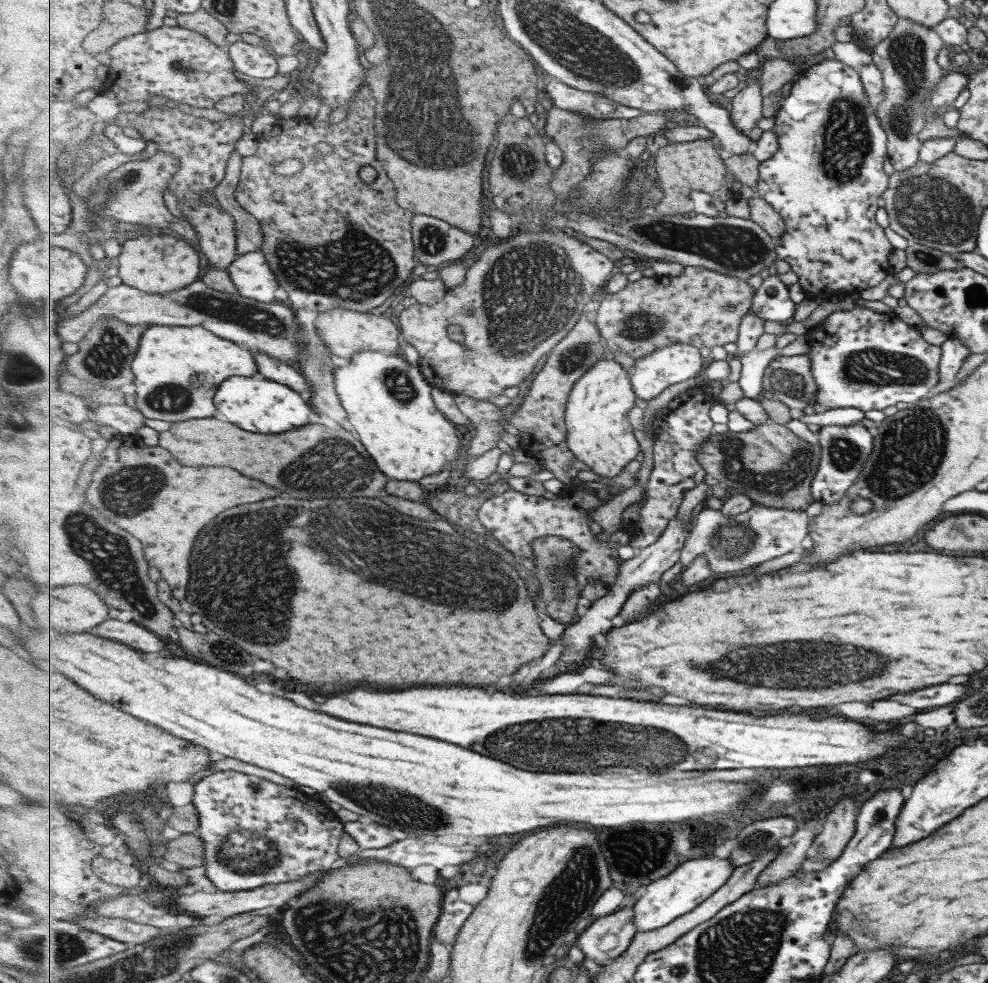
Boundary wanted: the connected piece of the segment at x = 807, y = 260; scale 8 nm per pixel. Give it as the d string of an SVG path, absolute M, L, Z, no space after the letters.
M818 60L805 67L792 84L792 89L788 97L784 98L781 108L775 115L776 122L773 127L775 134L779 139L779 150L773 156L773 159L766 160L760 164L760 179L755 187L756 195L766 200L771 207L777 212L783 214L786 222L786 233L778 239L779 259L788 262L792 266L792 270L799 275L801 286L806 290L807 298L819 298L826 300L829 296L837 296L846 294L848 296L858 297L862 290L877 286L881 280L891 278L894 273L892 266L889 264L888 256L892 251L891 243L885 238L884 229L877 223L873 215L877 210L876 198L882 195L887 188L888 176L883 171L883 162L886 156L886 140L887 136L883 132L883 128L879 126L873 109L875 102L870 102L866 96L866 90L862 86L861 76L857 70L845 66L841 62L835 60Z

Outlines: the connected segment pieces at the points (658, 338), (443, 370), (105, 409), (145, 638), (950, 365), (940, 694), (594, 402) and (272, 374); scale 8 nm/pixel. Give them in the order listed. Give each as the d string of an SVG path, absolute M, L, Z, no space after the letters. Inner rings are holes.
M686 266L681 276L669 277L654 275L628 282L617 293L603 294L597 301L596 322L611 352L625 352L634 360L640 359L657 349L663 349L677 341L711 350L715 346L738 342L743 317L751 312L755 288L745 279L723 274L700 266Z
M553 228L543 233L519 233L515 237L501 240L500 242L501 244L487 247L484 249L485 252L482 252L479 257L475 258L473 265L468 268L465 282L455 287L449 287L447 295L445 295L443 300L435 304L421 304L417 302L417 304L411 305L401 314L399 322L402 339L404 342L409 342L412 346L415 346L419 354L418 364L420 370L426 375L426 379L431 385L439 387L441 390L452 393L453 395L469 396L480 402L493 401L495 398L503 396L505 388L509 388L509 386L521 386L524 380L529 378L529 374L535 372L535 366L541 362L541 358L545 354L549 354L568 335L565 332L571 332L574 326L578 325L577 316L583 316L587 304L591 302L591 296L597 292L597 288L601 288L609 280L609 276L614 274L615 267L618 263L617 261L609 260L605 254L599 253L593 246L589 246L587 242L583 242L583 240L579 240L579 238L569 235L569 233L557 231ZM449 326L460 326L465 338L463 343L449 338Z
M100 404L91 414L90 423L93 421L95 424L103 425L106 427L113 428L119 434L135 434L139 428L145 426L146 417L143 415L141 410L136 407L131 408L127 404L115 404L115 405L103 405Z
M107 619L107 622L103 622L103 626L99 625L97 628L99 630L92 629L90 632L105 636L105 638L119 640L119 642L143 652L159 652L159 650L165 649L167 643L161 636L147 627L135 624L135 620L122 622L117 619Z
M959 338L946 339L939 345L939 348L940 357L937 365L939 379L923 399L929 400L929 398L936 396L938 393L945 392L955 386L958 383L955 374L961 367L963 359L971 353L965 344L961 344Z
M937 684L937 686L927 686L923 690L913 690L909 693L895 693L885 697L885 700L897 702L911 708L937 708L945 706L953 700L961 700L965 694L965 686L955 686L955 684Z
M601 359L575 383L566 411L567 442L578 459L595 474L608 478L617 476L629 462L640 456L641 448L629 418L631 408L636 405L641 402L633 392L631 372L617 360Z
M253 352L255 360L258 362L258 372L267 377L268 379L283 382L287 386L291 386L293 390L299 390L301 394L305 394L305 398L309 400L313 396L311 390L311 383L305 382L305 377L296 367L283 364L275 358L271 358L269 354L263 352Z

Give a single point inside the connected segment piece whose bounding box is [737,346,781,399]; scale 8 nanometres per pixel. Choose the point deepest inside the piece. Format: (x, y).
(754, 364)

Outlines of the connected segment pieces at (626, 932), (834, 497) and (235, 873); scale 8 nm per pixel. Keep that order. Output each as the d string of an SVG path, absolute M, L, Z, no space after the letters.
M634 905L627 906L590 924L576 941L584 958L595 967L626 953L637 934L634 915Z
M860 423L856 426L825 426L821 427L817 435L820 446L820 460L816 473L809 481L810 495L822 505L834 505L849 493L867 458L870 457L872 445L875 441Z
M226 770L213 773L198 781L194 785L192 803L199 810L199 818L201 818L201 827L199 827L198 833L205 844L205 876L216 885L218 891L241 892L259 889L266 885L282 885L283 883L296 882L305 879L308 875L329 871L334 865L334 862L340 858L337 850L339 850L341 836L346 831L344 823L337 818L337 814L327 806L327 803L323 803L317 796L303 794L299 789L287 788L287 786L275 784L275 782L259 776L243 774L243 772L237 772L235 770Z

